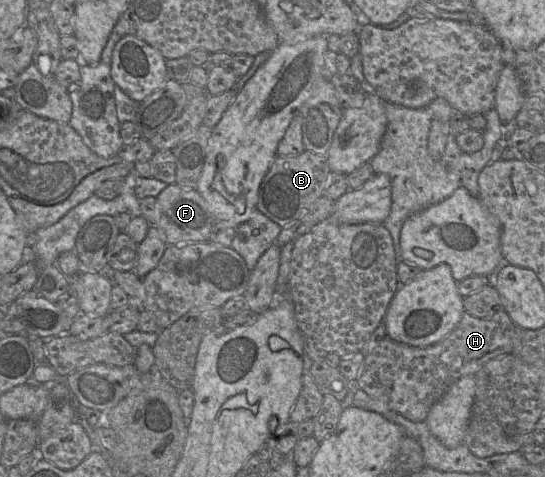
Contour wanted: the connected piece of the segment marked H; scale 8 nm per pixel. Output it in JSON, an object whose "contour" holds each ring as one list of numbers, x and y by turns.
{"contour":[[504,310,490,319,463,313,458,326,437,344,419,348,385,336,364,359,357,385,372,398,413,422,425,421,430,408,461,377,473,376,489,360,512,354,518,328]]}

